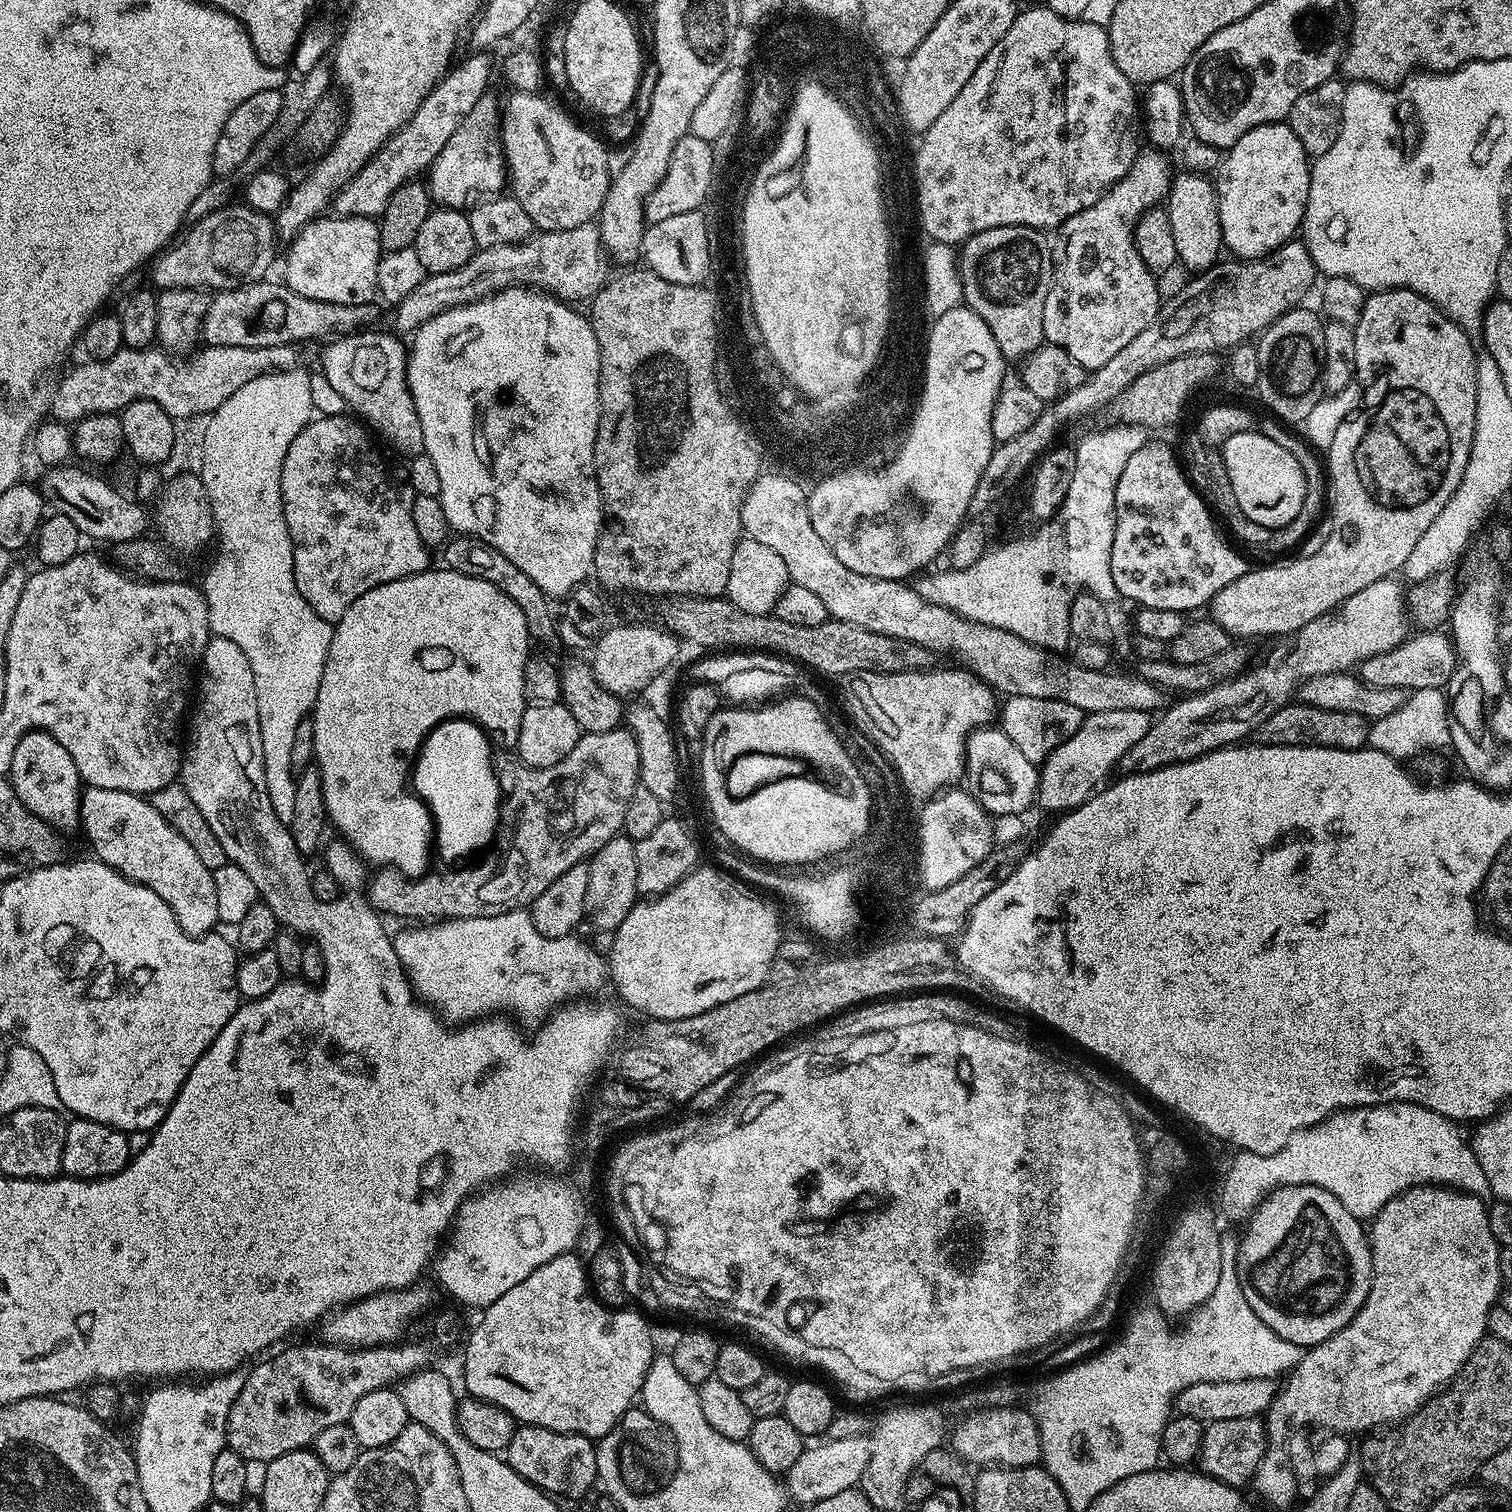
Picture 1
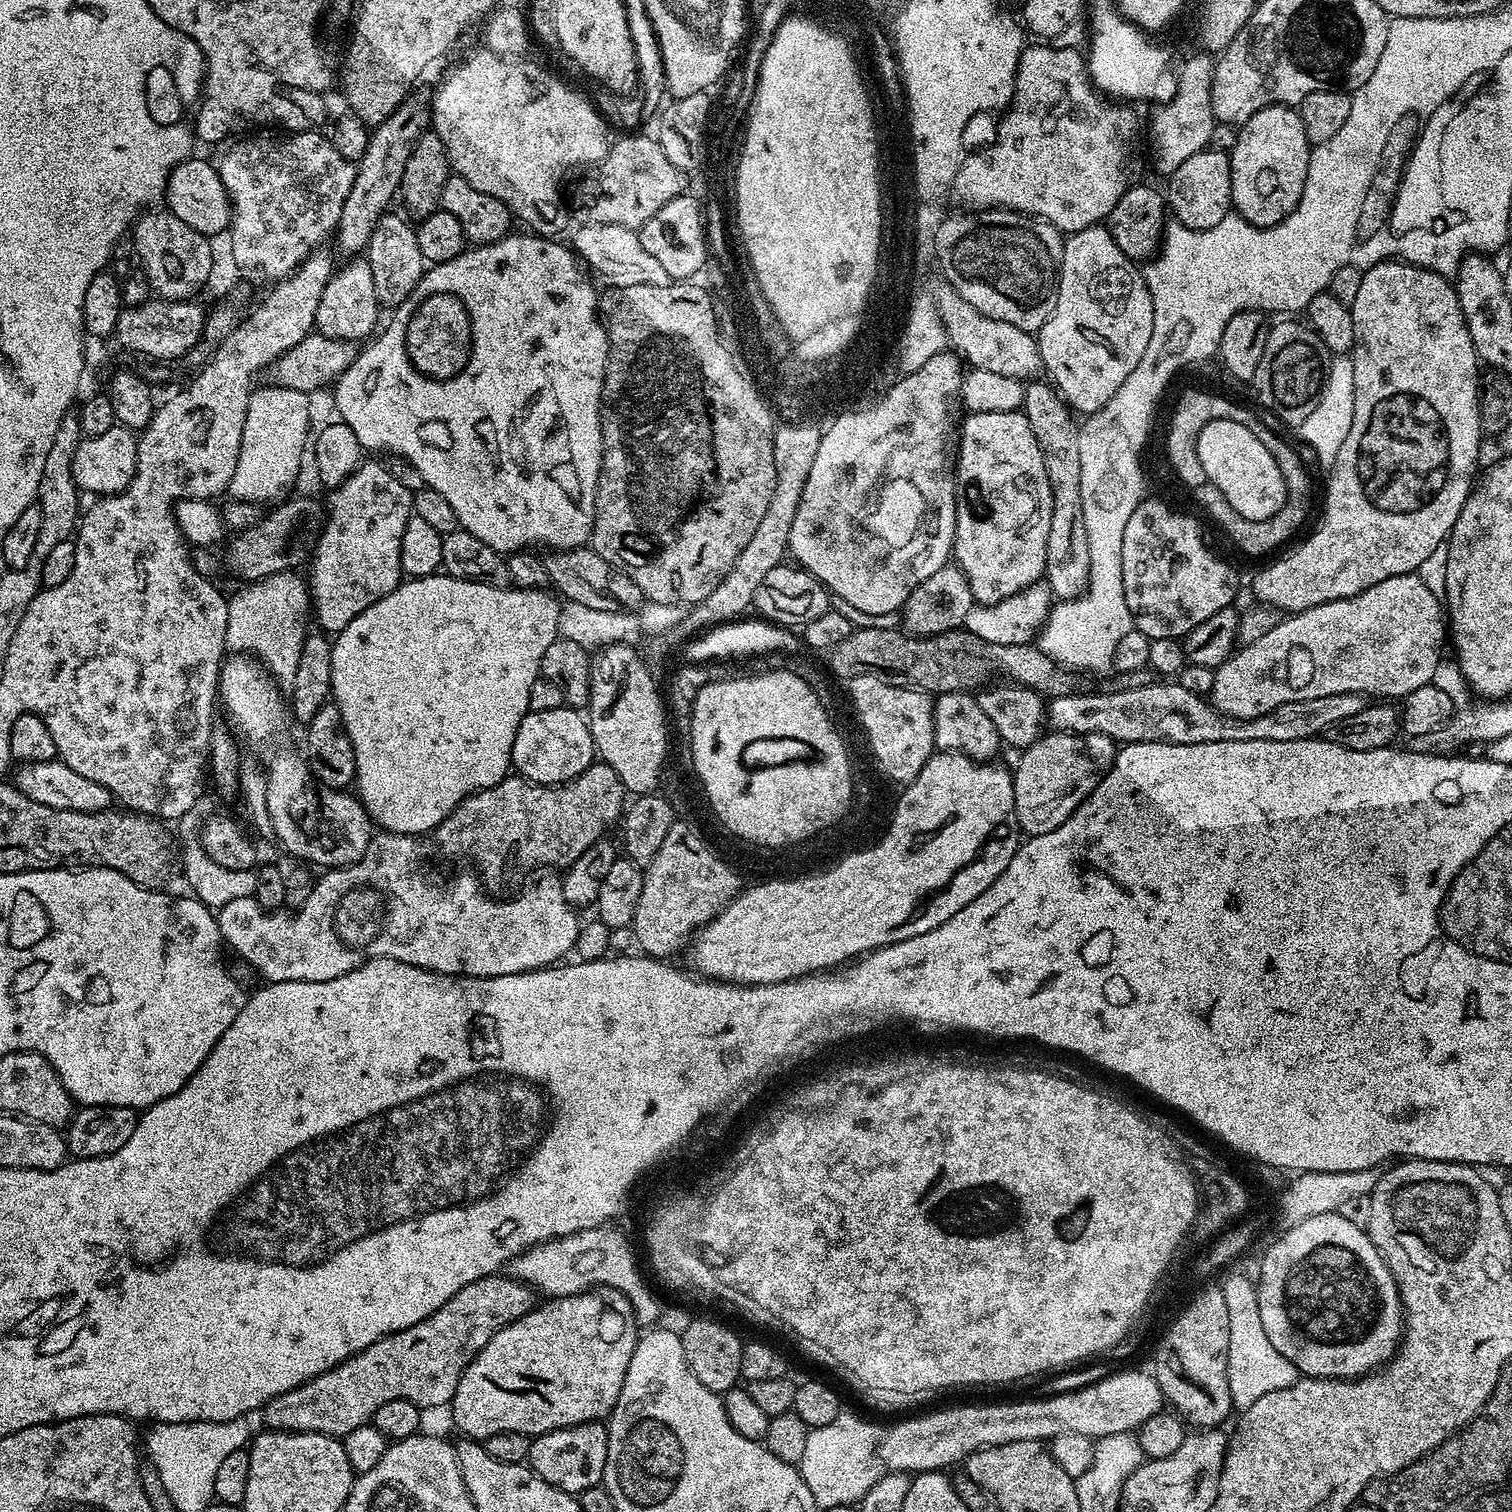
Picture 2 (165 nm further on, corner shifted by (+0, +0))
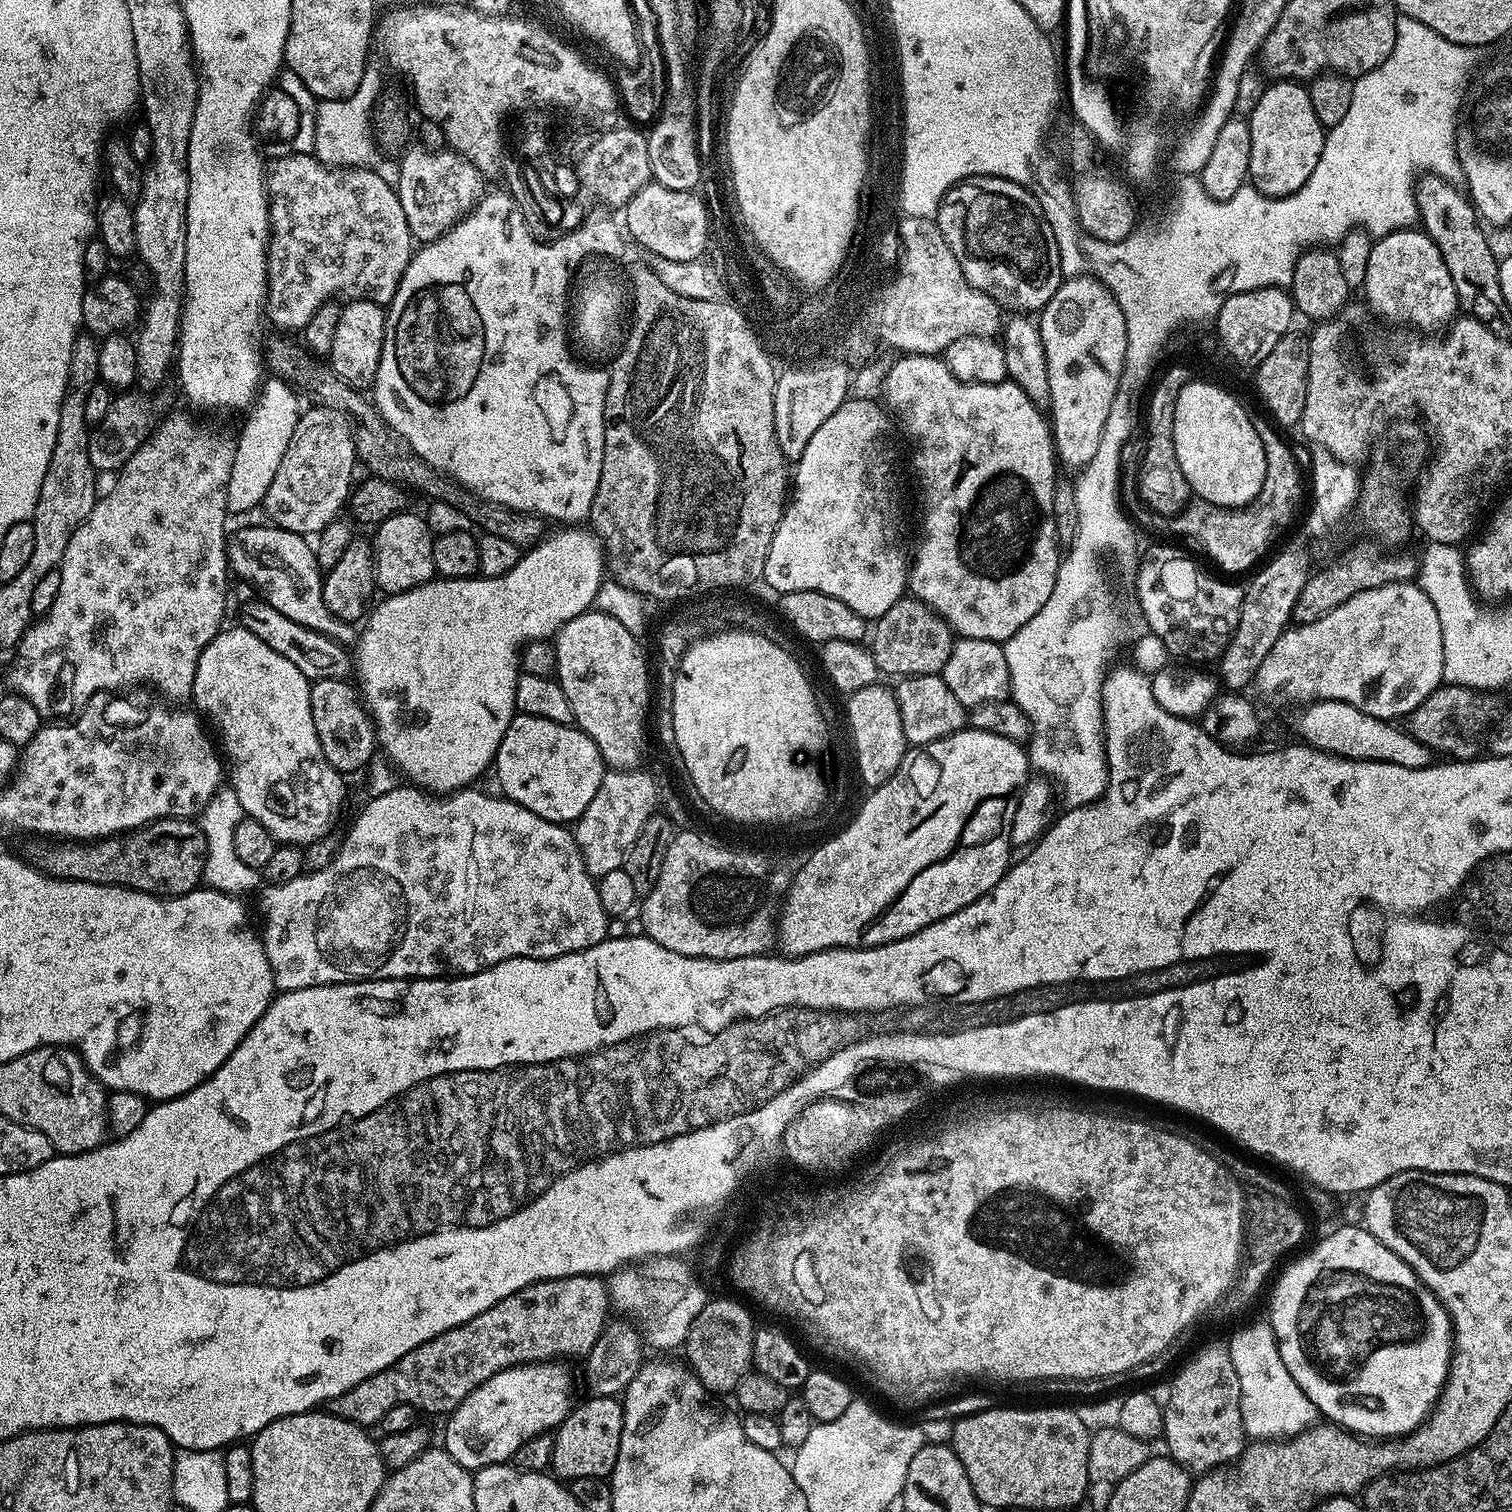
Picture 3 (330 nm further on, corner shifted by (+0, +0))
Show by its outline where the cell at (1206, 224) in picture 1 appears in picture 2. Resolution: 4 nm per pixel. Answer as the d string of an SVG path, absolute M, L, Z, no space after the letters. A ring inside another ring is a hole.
M1209 146L1186 158L1167 177L1166 204L1175 221L1188 229L1210 229L1222 222L1231 211L1232 183L1230 182L1231 157L1227 151Z

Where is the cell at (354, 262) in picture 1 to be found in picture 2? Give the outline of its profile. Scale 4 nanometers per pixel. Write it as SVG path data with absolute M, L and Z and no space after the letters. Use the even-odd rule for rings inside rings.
M352 258L344 269L328 279L326 290L322 290L322 302L318 302L315 331L330 339L362 342L377 331L376 319L382 313L380 299L374 290L374 274L367 259ZM376 328L376 329L375 329ZM373 331L373 332L372 332ZM372 332L372 333L371 333Z

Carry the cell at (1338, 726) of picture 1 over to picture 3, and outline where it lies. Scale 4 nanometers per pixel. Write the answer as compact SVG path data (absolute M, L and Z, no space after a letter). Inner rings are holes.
M1444 684L1435 688L1430 695L1422 698L1414 710L1403 717L1402 727L1418 742L1433 748L1435 753L1445 752L1445 757L1455 758L1457 761L1471 760L1477 755L1476 739L1483 734L1488 723L1495 721L1498 716L1496 704L1491 695L1477 692L1475 688Z

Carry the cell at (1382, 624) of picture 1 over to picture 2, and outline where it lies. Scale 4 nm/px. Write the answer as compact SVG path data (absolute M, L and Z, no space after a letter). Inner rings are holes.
M1418 574L1386 578L1386 582L1378 582L1378 586L1370 586L1357 596L1285 615L1270 634L1233 651L1228 661L1214 671L1210 703L1224 716L1249 720L1270 714L1270 710L1286 706L1286 702L1326 698L1326 694L1358 692L1369 698L1403 698L1432 682L1444 644L1446 648L1446 612L1441 597L1430 594Z

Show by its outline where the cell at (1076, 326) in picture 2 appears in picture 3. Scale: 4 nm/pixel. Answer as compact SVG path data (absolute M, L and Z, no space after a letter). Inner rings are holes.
M1076 274L1065 279L1038 316L1042 346L1046 350L1046 370L1050 370L1050 427L1054 447L1061 461L1073 464L1076 470L1094 458L1102 432L1109 427L1106 418L1111 414L1114 398L1126 362L1126 318L1114 298L1111 287L1103 279L1087 274Z

